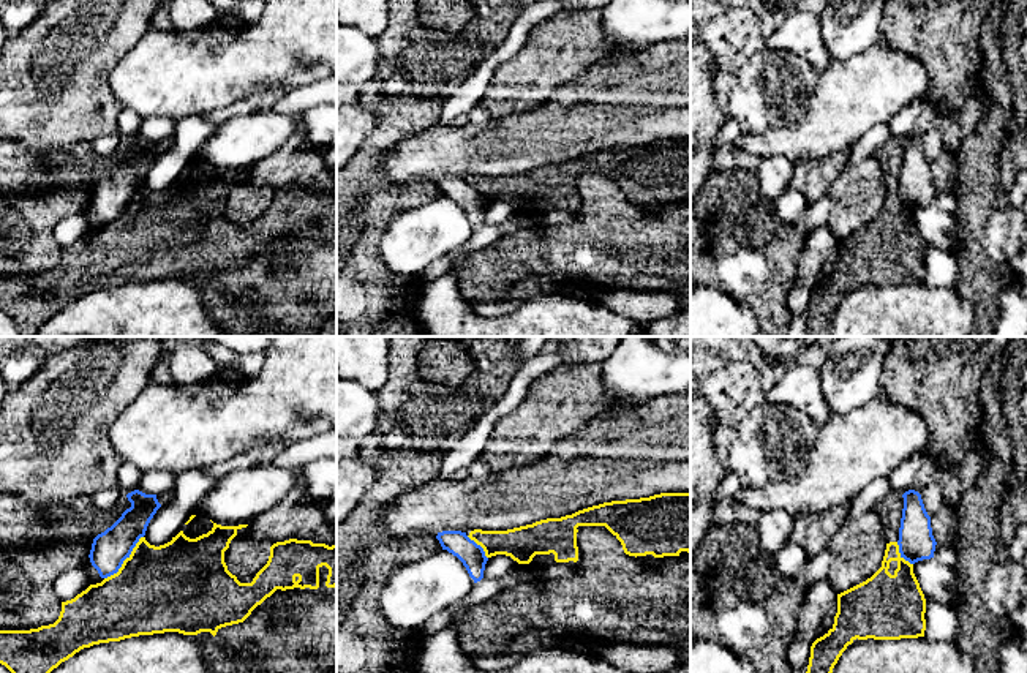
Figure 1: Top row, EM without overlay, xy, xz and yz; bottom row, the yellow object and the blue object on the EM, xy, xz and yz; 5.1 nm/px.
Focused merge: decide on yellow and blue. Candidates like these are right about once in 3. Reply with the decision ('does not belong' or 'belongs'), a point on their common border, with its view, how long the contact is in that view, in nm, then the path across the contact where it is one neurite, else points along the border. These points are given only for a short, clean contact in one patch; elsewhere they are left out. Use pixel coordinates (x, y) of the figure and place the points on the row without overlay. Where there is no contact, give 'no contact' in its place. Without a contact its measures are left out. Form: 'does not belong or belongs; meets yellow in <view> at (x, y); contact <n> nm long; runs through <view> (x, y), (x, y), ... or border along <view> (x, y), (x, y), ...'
does not belong; meets yellow in xy at (125, 206); contact 300 nm long

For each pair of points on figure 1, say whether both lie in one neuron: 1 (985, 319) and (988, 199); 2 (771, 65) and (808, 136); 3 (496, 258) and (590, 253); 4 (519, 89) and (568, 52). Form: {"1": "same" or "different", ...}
{"1": "same", "2": "different", "3": "same", "4": "same"}

